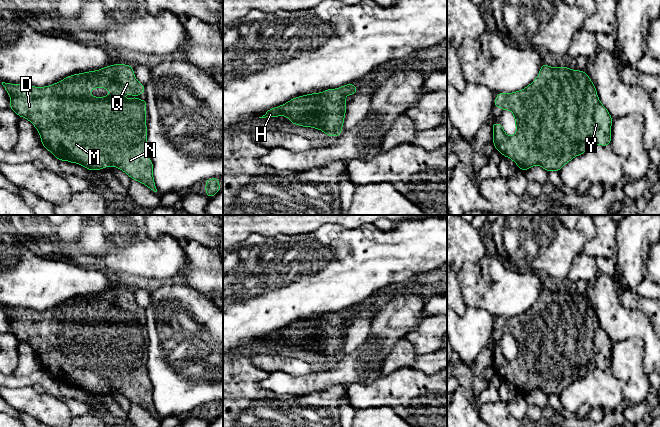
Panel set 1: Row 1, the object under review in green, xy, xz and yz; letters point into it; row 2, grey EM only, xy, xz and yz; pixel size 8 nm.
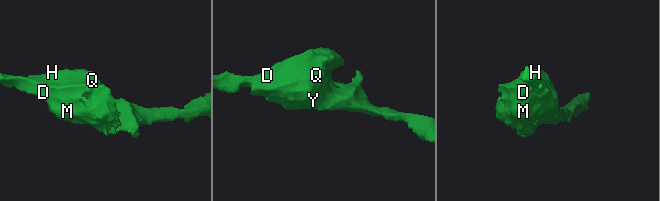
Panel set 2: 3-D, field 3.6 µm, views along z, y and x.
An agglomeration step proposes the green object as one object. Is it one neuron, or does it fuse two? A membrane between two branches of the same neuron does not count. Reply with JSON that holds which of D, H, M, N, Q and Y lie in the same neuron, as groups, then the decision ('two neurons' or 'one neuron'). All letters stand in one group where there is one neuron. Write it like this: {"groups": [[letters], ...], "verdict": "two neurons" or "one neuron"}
{"groups": [["D", "H", "M", "N", "Q", "Y"]], "verdict": "one neuron"}

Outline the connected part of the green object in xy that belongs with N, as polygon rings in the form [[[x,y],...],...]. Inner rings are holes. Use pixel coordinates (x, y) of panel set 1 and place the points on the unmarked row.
[[[113,288],[112,290],[101,292],[98,295],[84,296],[81,298],[68,300],[60,306],[47,311],[32,311],[27,308],[9,308],[5,306],[2,306],[2,309],[11,321],[11,328],[9,333],[12,333],[14,336],[16,336],[19,341],[27,342],[36,351],[40,358],[42,369],[46,373],[48,373],[59,385],[66,384],[68,386],[78,387],[91,395],[100,394],[108,390],[114,390],[123,394],[126,398],[129,399],[130,402],[145,408],[148,412],[150,412],[154,416],[157,416],[155,406],[153,404],[153,387],[148,381],[149,374],[146,368],[147,352],[145,342],[147,338],[145,332],[147,331],[147,326],[145,324],[122,323],[120,321],[122,318],[138,319],[145,316],[145,310],[143,310],[139,305],[136,304],[133,292],[134,291],[125,288]],[[91,312],[108,312],[110,314],[110,317],[107,321],[92,321],[90,318]]]

